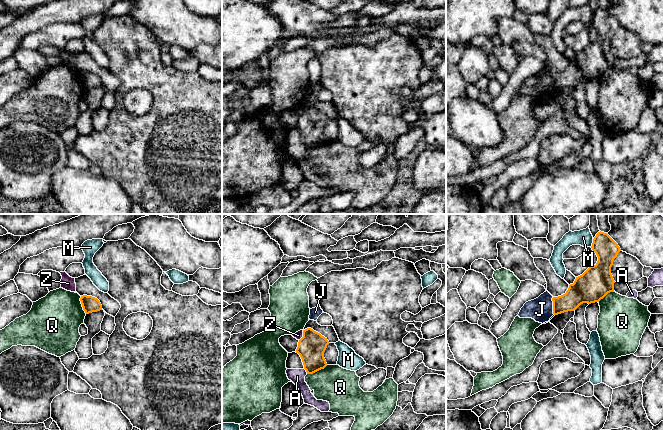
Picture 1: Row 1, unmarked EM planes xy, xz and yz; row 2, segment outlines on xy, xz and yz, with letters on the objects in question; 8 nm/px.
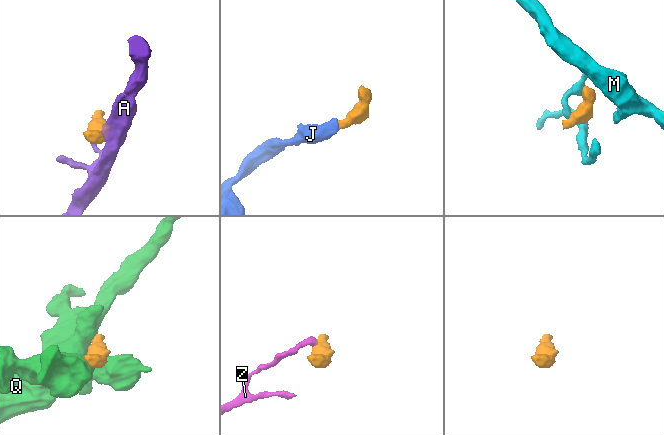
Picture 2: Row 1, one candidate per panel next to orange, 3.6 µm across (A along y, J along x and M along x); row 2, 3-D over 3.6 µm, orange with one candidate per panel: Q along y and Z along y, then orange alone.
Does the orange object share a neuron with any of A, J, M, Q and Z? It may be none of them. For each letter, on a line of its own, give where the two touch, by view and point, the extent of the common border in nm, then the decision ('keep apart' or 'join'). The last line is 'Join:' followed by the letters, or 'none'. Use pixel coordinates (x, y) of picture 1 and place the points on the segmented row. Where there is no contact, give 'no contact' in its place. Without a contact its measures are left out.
A: contact xz (306, 371); length 60 nm; keep apart
J: contact yz (553, 306); length 140 nm; join
M: contact yz (592, 243); length 70 nm; keep apart
Q: contact xz (317, 370); length 180 nm; keep apart
Z: contact xz (303, 335); length 90 nm; keep apart
Join: J

